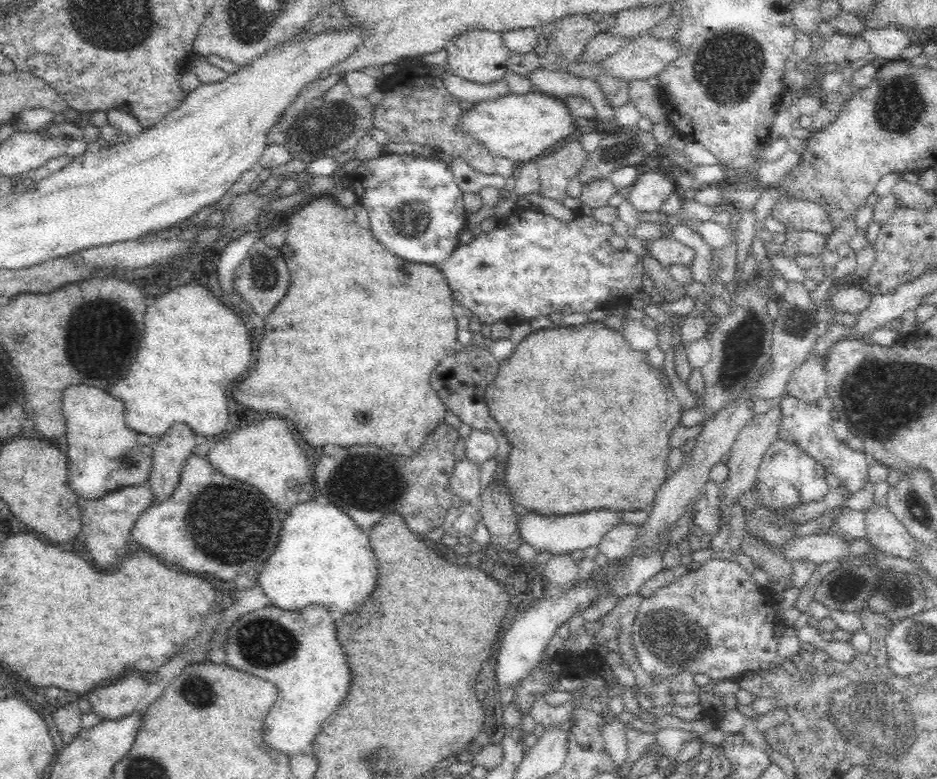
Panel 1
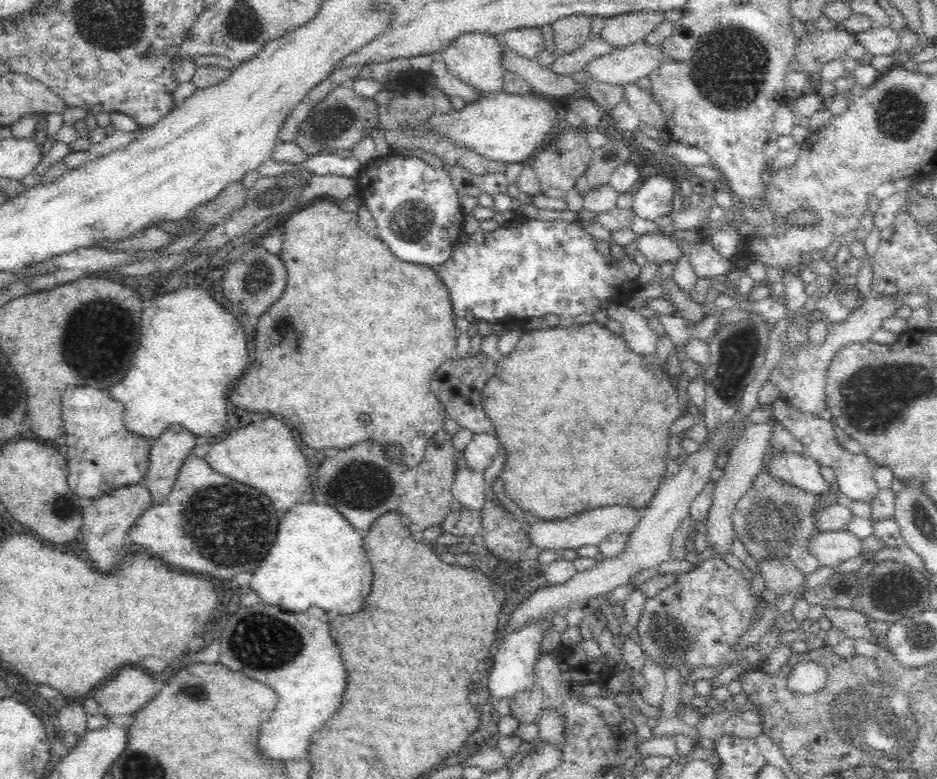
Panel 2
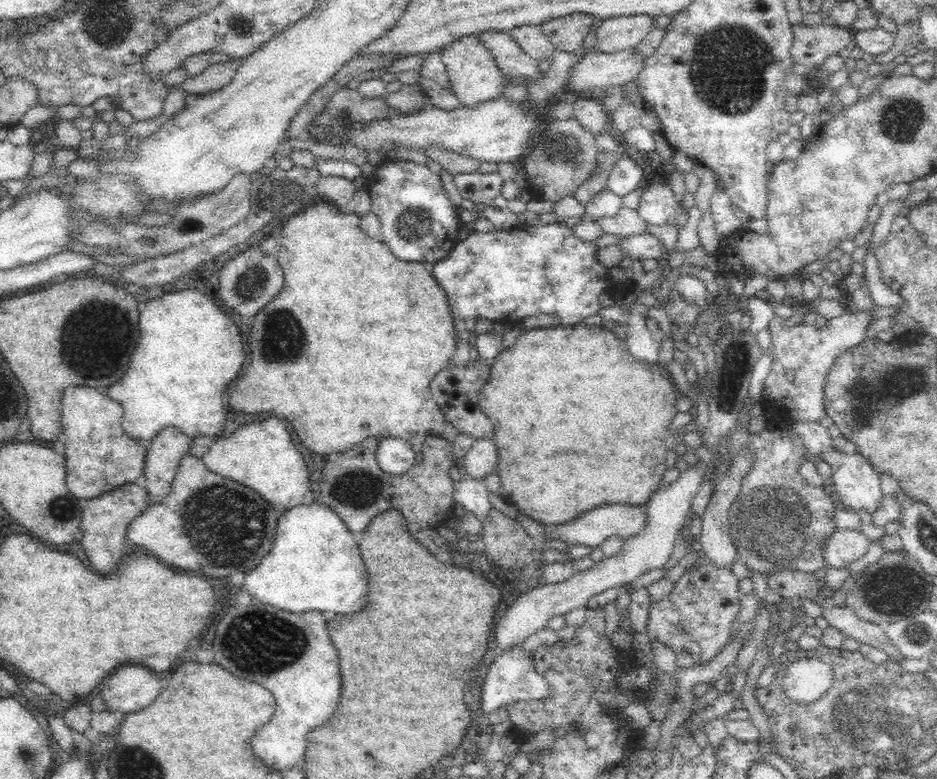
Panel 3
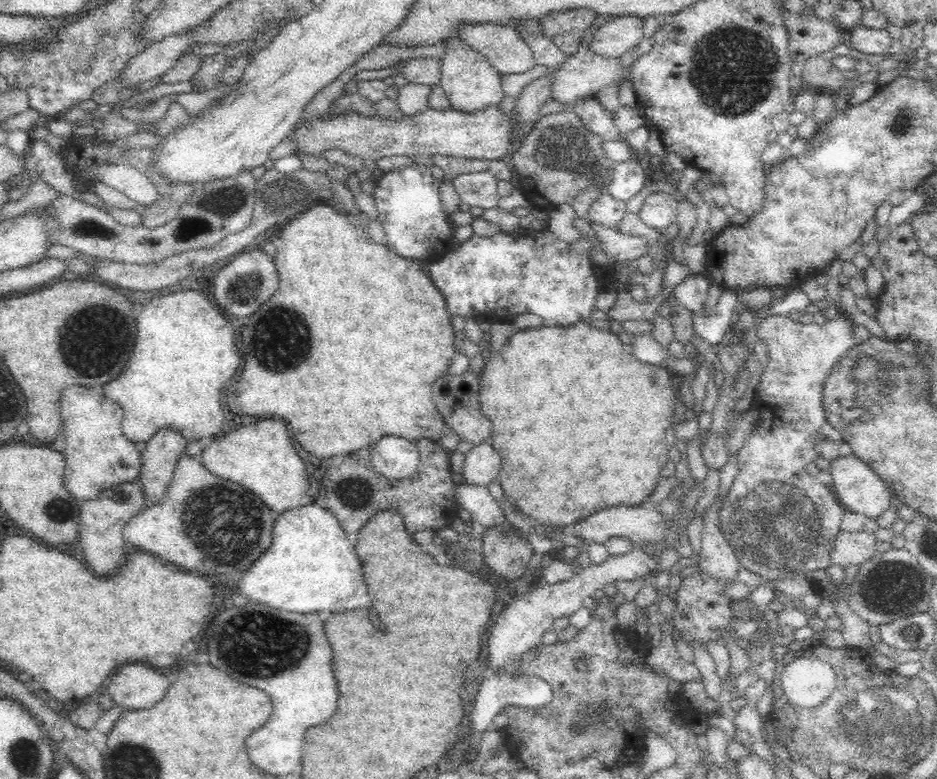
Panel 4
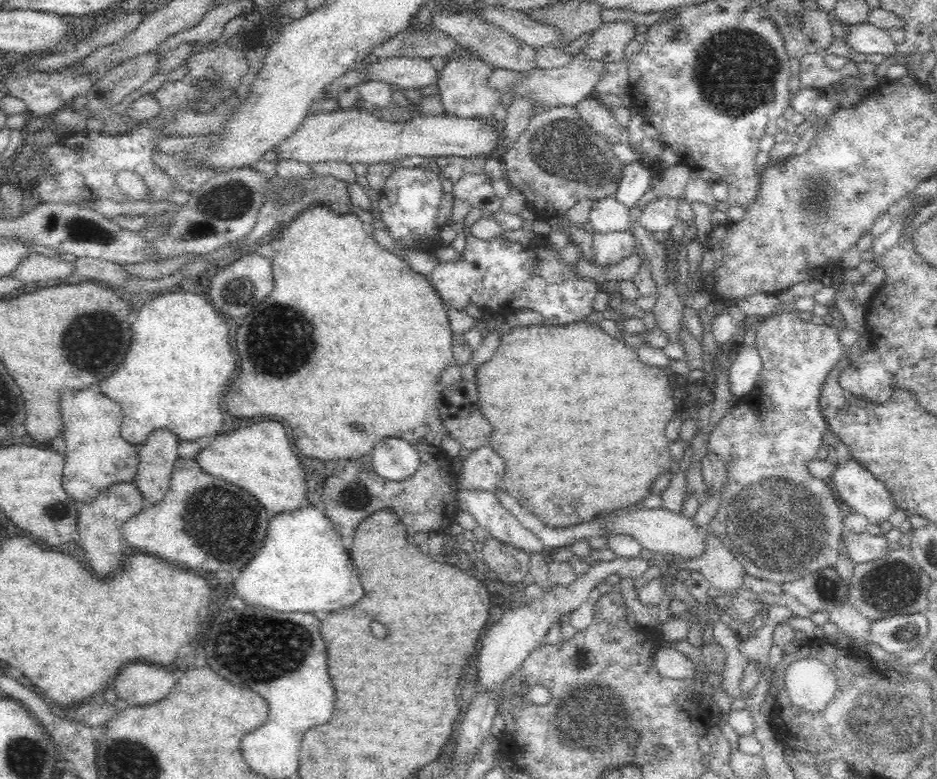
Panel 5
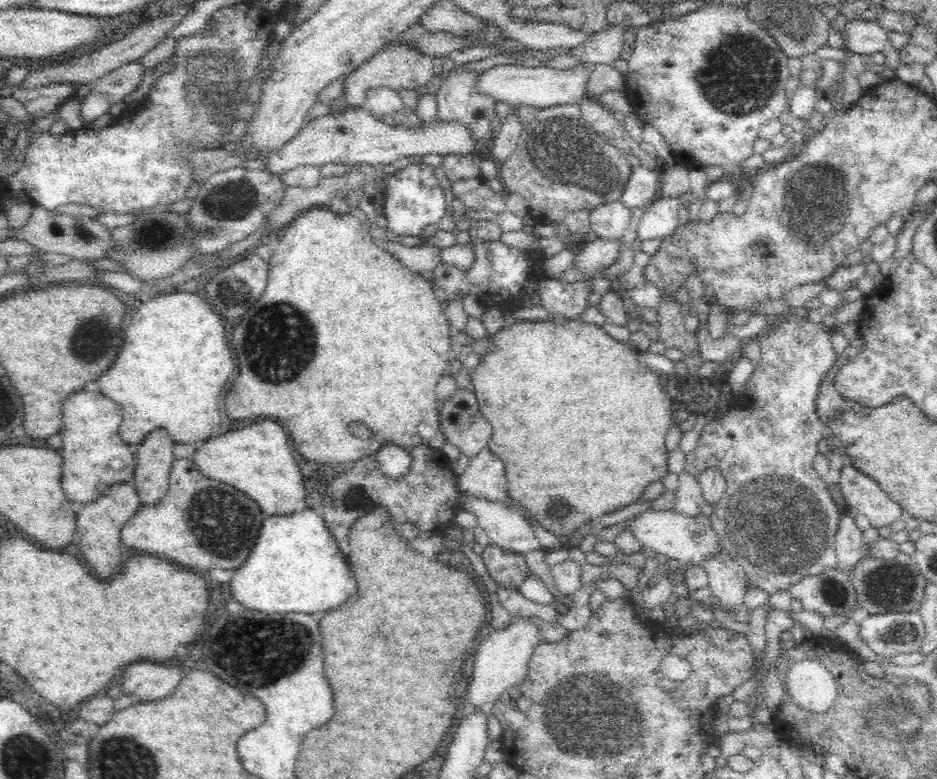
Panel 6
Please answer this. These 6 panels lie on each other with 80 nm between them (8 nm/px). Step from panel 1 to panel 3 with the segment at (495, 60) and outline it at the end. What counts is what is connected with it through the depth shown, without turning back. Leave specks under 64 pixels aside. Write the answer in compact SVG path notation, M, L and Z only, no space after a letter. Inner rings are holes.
M477 34L464 35L457 38L440 50L442 61L446 65L446 72L455 91L455 96L460 99L460 104L474 106L482 101L498 98L503 95L505 88L505 75L496 64L494 53Z

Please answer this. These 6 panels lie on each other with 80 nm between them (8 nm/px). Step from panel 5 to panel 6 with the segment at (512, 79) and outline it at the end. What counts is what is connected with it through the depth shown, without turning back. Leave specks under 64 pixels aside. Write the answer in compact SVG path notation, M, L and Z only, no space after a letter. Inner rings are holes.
M578 61L564 70L546 68L544 65L534 68L520 68L512 64L497 65L482 72L477 88L483 94L492 95L496 100L504 100L511 106L519 104L543 109L562 104L577 104L588 96L588 84L594 68L594 64L584 61Z

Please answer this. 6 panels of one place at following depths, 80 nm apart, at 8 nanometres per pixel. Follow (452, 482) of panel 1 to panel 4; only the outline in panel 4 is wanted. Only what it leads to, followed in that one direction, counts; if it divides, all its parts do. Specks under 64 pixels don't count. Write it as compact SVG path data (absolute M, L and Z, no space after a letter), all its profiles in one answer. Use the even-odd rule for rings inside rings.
M460 482L455 488L455 501L461 513L478 521L483 529L494 524L510 523L497 501L490 495L489 485Z

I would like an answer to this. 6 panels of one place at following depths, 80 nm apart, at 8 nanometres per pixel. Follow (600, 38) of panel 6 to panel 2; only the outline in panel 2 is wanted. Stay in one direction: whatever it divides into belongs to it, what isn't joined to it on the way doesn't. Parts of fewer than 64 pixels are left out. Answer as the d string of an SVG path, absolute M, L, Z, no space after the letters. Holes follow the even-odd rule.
M639 10L615 14L606 18L600 34L608 43L620 48L628 43L647 38L647 34L665 20L666 14L660 10Z

